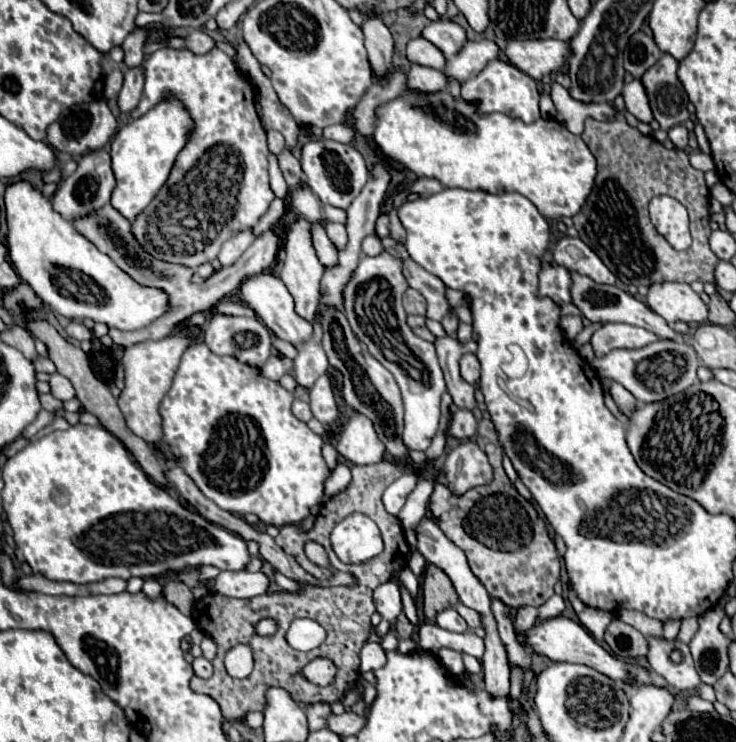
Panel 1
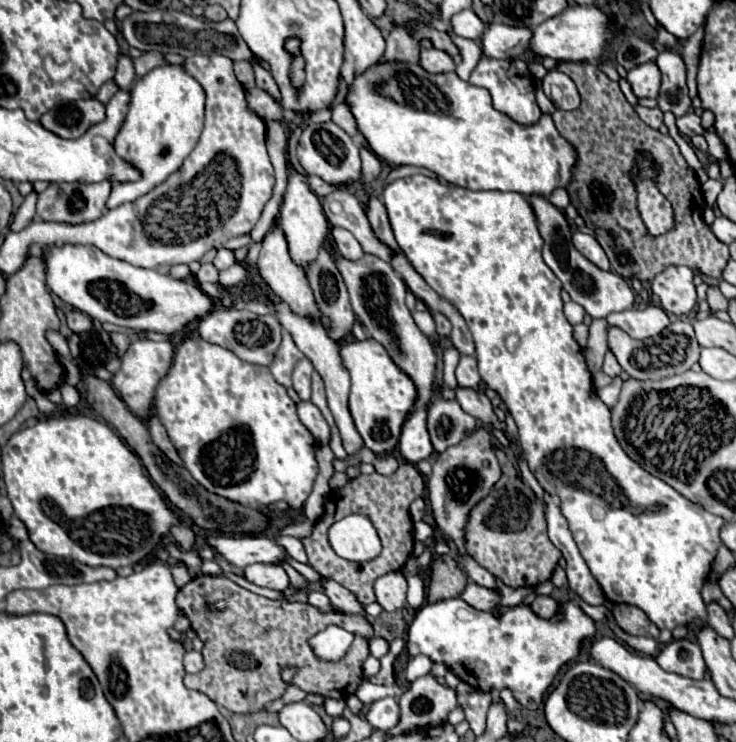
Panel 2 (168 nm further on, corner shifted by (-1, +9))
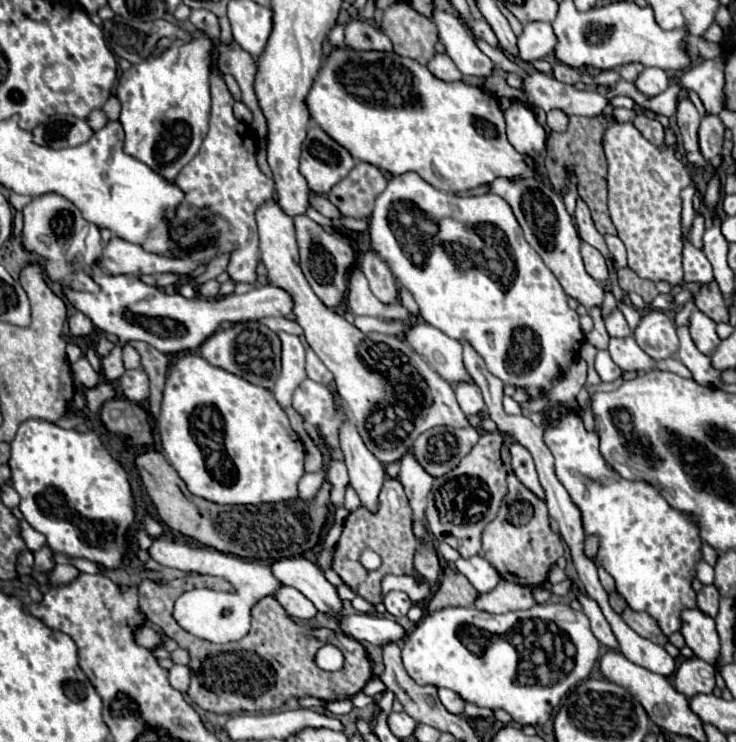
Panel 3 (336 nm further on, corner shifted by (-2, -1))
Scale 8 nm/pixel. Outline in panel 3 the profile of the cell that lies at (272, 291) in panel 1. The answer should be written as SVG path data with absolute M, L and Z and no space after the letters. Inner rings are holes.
M351 420L341 426L339 442L345 454L351 486L357 492L361 506L371 514L375 514L379 510L377 498L385 482L385 466L367 450Z

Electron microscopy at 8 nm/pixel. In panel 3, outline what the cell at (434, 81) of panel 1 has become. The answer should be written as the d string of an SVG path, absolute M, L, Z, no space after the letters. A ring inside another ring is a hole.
M435 54L427 68L439 78L439 80L445 80L445 82L453 82L453 80L461 80L463 74L457 70L457 66L453 64L453 60L447 56L447 54Z

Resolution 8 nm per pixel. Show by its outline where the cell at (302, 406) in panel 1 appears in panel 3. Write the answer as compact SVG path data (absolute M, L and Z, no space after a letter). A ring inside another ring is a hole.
M331 460L327 464L327 480L331 484L331 496L329 496L329 502L333 506L343 506L343 498L345 498L345 490L349 486L349 476L347 476L347 468L343 462L337 462L337 460Z

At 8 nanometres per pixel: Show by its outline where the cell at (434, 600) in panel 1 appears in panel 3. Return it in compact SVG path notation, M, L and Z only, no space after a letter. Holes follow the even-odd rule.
M447 566L443 570L443 578L439 584L439 590L433 594L433 598L427 604L427 610L441 610L449 606L473 606L479 592L473 588L473 584L453 566Z

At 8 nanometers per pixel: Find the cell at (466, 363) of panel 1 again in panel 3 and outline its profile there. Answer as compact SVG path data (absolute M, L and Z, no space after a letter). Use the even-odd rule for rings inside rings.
M459 382L459 384L455 386L455 394L457 394L457 402L459 402L461 410L463 410L467 416L471 416L471 414L481 414L481 412L483 412L485 402L483 402L483 396L481 396L479 386Z

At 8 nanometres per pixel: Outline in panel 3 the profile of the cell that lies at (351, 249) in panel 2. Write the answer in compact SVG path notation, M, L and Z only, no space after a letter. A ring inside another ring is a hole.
M359 268L351 272L347 306L355 316L377 316L383 320L409 320L409 312L401 304L383 304L379 302L367 286L367 278Z

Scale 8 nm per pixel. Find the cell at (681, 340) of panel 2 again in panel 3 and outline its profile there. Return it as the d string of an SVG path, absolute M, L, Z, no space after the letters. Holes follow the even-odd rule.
M615 308L607 318L605 318L605 326L607 326L607 332L609 336L615 336L615 338L623 338L625 336L625 316L619 308Z

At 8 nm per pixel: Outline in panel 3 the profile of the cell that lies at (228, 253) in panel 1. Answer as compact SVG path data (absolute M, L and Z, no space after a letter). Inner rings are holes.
M209 280L209 282L205 282L197 288L197 294L201 298L215 298L217 292L219 292L219 282L217 280Z

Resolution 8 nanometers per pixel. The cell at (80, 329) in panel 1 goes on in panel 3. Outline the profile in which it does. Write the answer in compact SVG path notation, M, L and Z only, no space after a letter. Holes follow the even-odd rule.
M75 312L69 318L69 328L71 328L71 334L75 334L75 336L87 336L87 334L93 332L93 324L81 312Z

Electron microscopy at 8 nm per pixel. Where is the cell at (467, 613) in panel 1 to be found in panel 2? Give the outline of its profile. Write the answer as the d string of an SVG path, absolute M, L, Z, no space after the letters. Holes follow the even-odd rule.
M468 582L468 586L466 586L466 590L460 594L460 598L466 602L466 604L470 604L472 608L476 608L476 610L482 610L482 612L494 612L496 610L496 606L500 604L500 596L496 596L492 590L488 590L488 588L482 588L482 586L478 586L476 582Z

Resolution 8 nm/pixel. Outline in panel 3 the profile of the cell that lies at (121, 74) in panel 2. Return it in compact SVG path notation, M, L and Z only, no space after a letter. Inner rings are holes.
M111 96L107 100L107 104L103 106L103 112L107 114L107 120L117 120L119 118L119 112L121 112L121 104L117 100L117 96Z

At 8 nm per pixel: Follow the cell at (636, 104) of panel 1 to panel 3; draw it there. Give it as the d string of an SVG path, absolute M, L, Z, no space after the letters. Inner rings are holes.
M645 68L645 70L641 72L641 76L637 78L635 86L637 86L637 90L643 92L645 96L653 98L653 96L657 96L657 94L661 94L661 92L667 90L667 86L669 86L669 76L667 76L667 72L661 70L661 68Z

